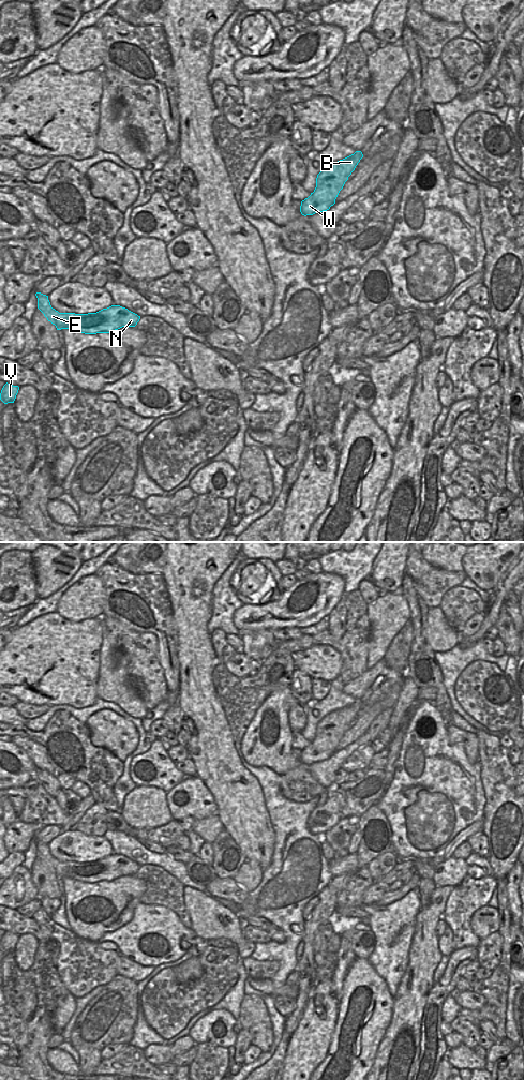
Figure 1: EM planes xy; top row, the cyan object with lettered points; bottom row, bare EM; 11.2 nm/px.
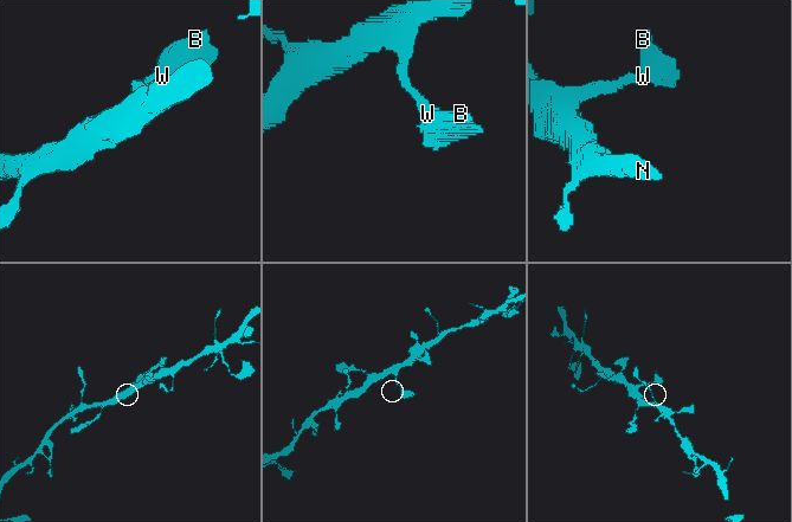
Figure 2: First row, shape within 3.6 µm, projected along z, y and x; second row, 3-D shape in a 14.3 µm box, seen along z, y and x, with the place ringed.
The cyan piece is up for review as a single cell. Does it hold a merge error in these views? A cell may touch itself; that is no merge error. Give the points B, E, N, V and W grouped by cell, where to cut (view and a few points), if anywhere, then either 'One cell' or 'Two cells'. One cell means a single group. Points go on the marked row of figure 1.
Groups: B E N V W. No split. One cell.

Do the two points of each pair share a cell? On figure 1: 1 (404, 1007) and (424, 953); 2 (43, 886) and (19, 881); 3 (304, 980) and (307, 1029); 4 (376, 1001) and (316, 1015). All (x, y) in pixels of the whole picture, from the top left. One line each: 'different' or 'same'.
1: same
2: different
3: different
4: different

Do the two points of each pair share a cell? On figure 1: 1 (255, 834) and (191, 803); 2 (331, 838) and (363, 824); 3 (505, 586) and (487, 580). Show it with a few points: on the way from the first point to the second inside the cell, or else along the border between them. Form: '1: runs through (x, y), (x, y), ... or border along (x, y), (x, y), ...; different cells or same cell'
1: border along (208, 790), (216, 806), (216, 813); different cells
2: border along (356, 824), (358, 828); different cells
3: border along (511, 563), (490, 593); different cells

